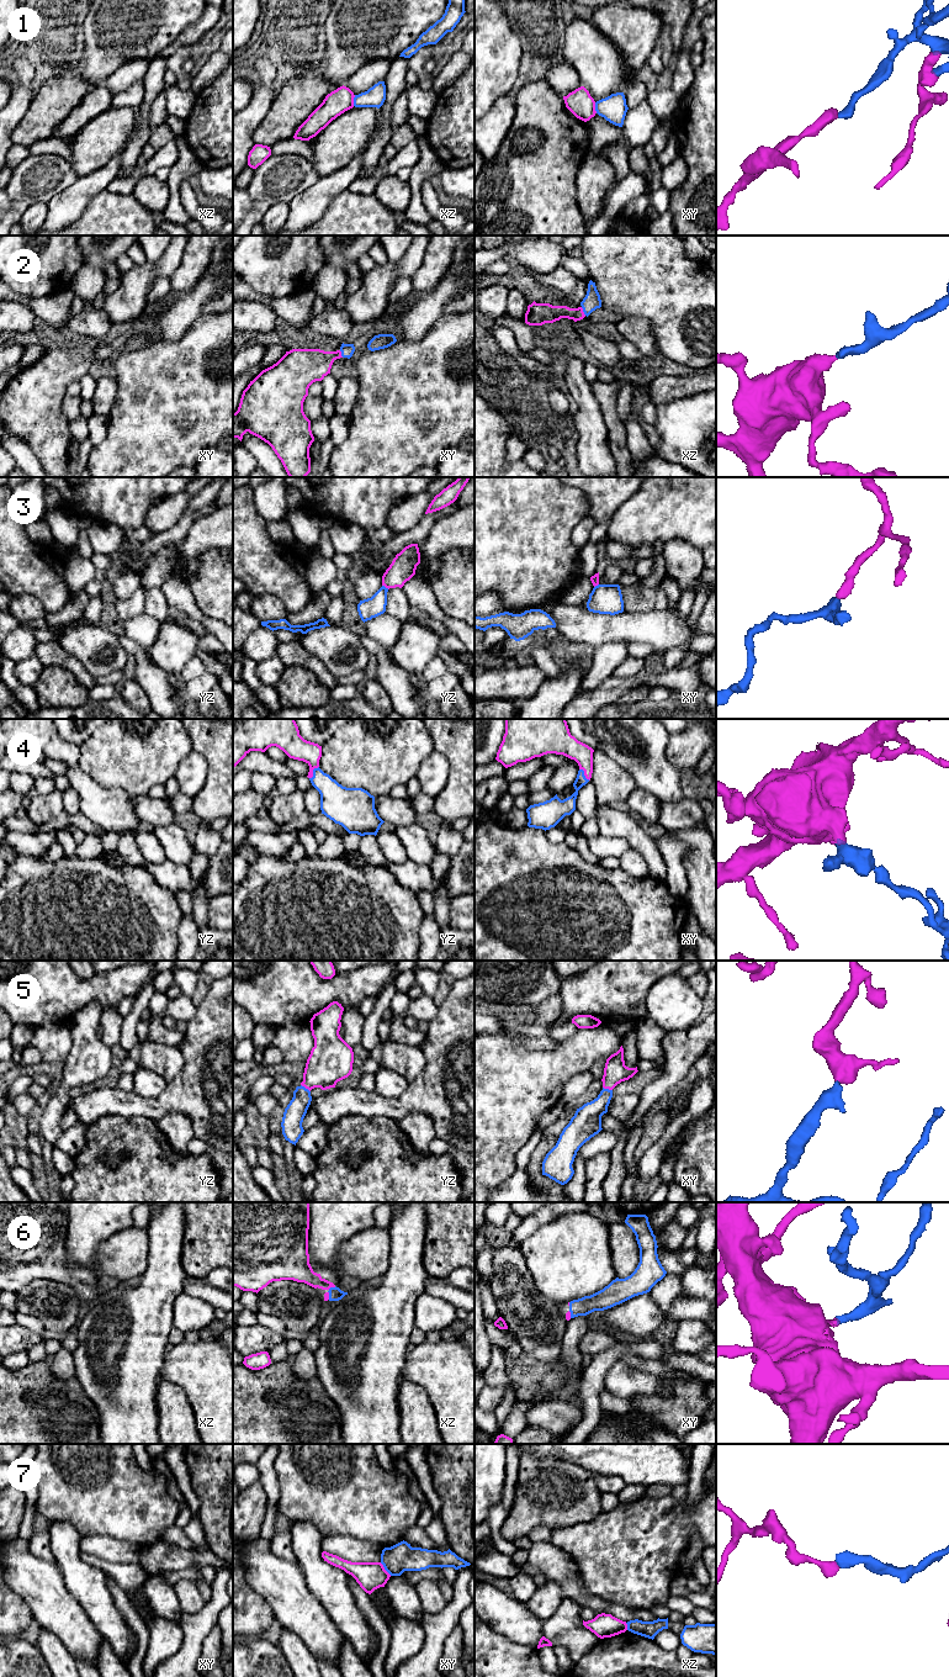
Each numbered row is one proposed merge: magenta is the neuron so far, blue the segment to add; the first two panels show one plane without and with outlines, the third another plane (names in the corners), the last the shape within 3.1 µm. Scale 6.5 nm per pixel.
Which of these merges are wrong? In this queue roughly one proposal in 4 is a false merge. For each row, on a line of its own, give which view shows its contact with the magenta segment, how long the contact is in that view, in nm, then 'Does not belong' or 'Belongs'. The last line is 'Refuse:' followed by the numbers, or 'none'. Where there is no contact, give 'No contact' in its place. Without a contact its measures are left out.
1: Touches magenta in xz. Shared border 70 nm. Does not belong
2: Touches magenta in xz. Shared border 70 nm. Belongs
3: Touches magenta in yz. Shared border 50 nm. Does not belong
4: Touches magenta in yz. Shared border 110 nm. Belongs
5: Touches magenta in yz. Shared border 80 nm. Belongs
6: Touches magenta in xz. Shared border 60 nm. Belongs
7: Touches magenta in xy. Shared border 120 nm. Does not belong
Refuse: 1, 3, 7

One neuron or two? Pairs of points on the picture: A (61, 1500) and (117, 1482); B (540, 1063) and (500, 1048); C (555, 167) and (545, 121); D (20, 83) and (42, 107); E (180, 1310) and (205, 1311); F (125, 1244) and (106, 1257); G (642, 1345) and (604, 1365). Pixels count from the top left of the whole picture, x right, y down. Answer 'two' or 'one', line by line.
A: one
B: one
C: one
D: two
E: one
F: one
G: one

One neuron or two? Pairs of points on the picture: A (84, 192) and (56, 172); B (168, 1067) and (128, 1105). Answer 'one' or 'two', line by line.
A: two
B: two

